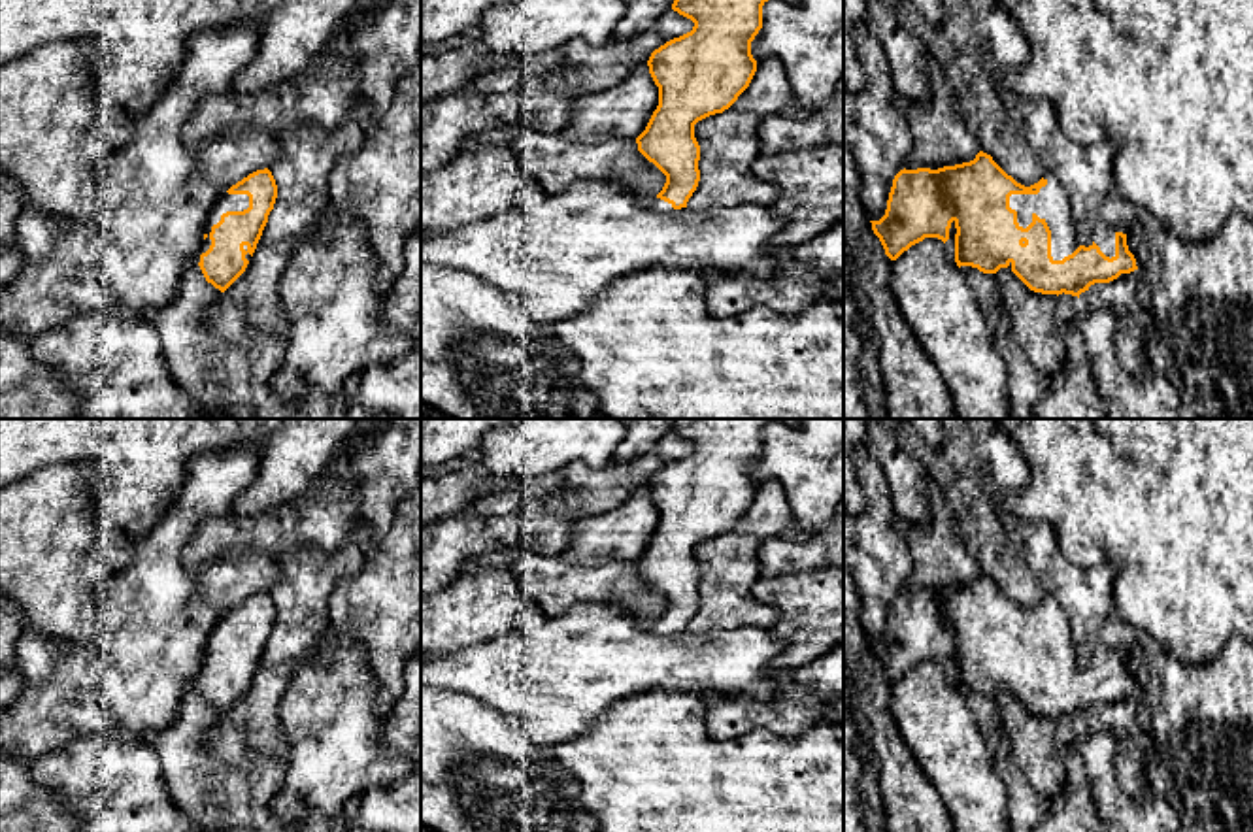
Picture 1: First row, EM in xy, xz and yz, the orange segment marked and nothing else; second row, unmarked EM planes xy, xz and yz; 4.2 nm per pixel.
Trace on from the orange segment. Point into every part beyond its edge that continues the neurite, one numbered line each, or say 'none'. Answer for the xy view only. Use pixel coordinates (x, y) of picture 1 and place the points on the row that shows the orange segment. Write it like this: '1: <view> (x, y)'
1: xy (227, 202)

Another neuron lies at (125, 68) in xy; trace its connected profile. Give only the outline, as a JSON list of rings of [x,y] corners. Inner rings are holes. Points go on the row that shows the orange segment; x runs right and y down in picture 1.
[[[0,0],[0,66],[17,60],[32,49],[62,40],[92,40],[102,49],[98,68],[100,102],[115,115],[143,117],[162,98],[183,66],[187,38],[196,30],[230,26],[249,21],[259,30],[259,49],[249,64],[232,79],[236,92],[259,92],[291,79],[338,34],[345,32],[347,19],[366,13],[389,0]]]

